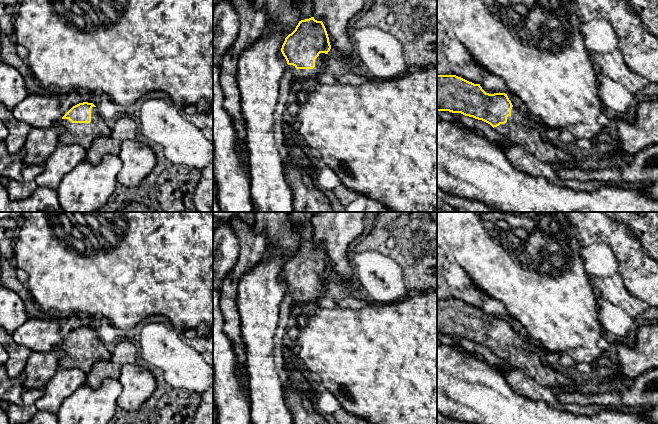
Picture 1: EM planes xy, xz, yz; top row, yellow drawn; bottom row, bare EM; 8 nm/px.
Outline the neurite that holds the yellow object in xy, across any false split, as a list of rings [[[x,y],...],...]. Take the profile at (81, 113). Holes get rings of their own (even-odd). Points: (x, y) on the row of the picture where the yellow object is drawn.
[[[83,102],[73,106],[58,125],[60,143],[78,144],[88,150],[92,142],[101,136],[108,136],[111,128],[93,103]]]

